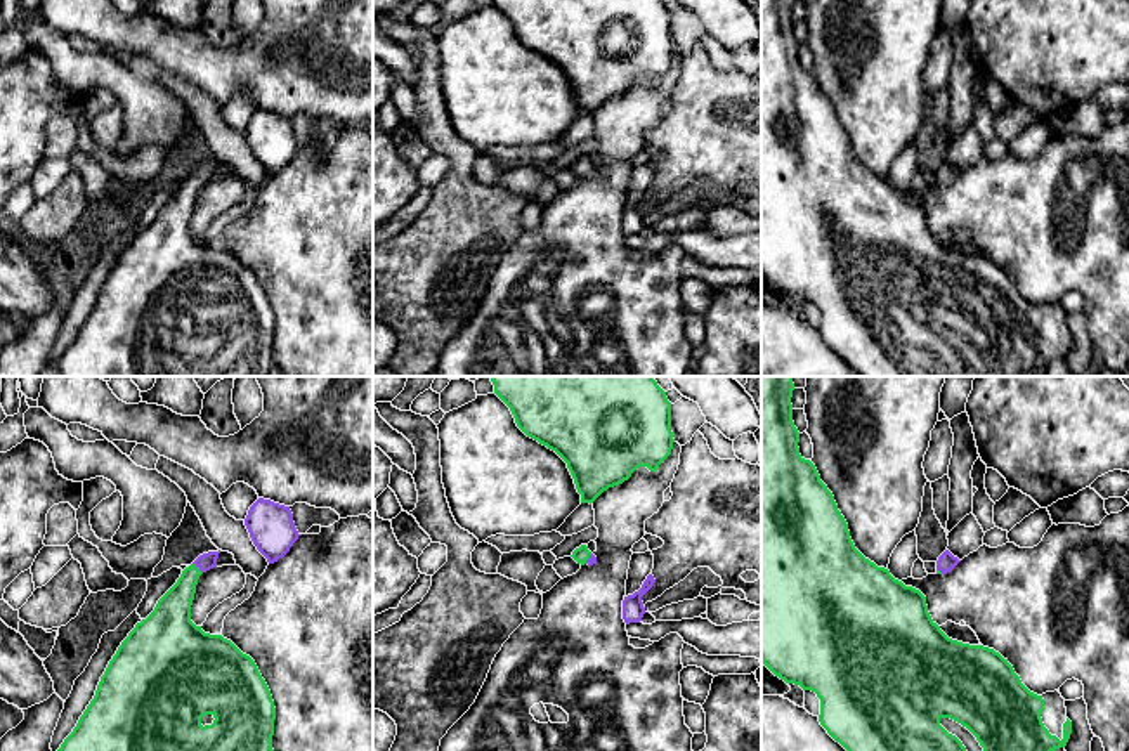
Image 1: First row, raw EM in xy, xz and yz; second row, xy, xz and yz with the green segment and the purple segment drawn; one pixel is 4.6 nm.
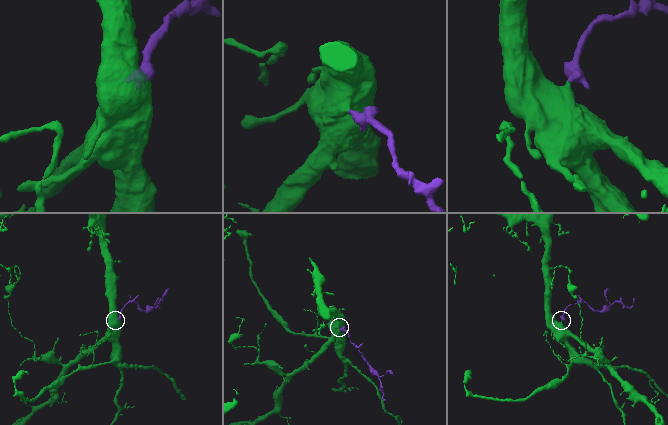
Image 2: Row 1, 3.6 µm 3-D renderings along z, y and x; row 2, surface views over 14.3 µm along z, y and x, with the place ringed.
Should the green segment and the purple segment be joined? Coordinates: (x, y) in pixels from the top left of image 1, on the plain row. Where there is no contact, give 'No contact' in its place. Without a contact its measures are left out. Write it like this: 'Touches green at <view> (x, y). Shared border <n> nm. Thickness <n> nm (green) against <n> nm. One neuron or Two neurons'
Touches green at xy (196, 179). Shared border 70 nm. Thickness 180 nm (green) against 80 nm. One neuron

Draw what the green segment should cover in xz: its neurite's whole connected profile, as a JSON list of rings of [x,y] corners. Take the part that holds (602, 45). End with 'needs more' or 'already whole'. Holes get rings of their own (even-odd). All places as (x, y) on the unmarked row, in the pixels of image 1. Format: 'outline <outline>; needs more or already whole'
outline [[[494,0],[494,5],[510,19],[517,38],[527,49],[555,62],[567,75],[581,114],[591,116],[640,78],[656,83],[673,61],[671,14],[662,0]]]; already whole

